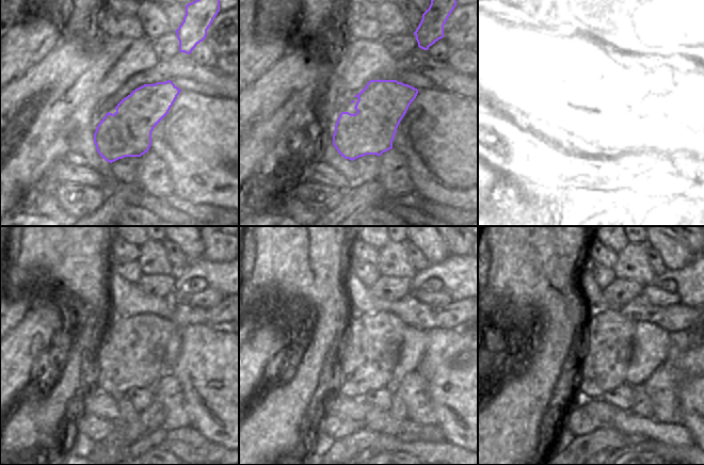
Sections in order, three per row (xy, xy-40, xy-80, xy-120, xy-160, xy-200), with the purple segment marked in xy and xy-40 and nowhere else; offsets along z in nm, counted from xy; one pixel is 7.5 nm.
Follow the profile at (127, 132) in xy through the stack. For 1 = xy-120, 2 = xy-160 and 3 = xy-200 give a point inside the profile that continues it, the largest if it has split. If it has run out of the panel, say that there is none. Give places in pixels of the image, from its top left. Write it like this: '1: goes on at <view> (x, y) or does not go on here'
1: goes on at xy-120 (138, 363)
2: goes on at xy-160 (370, 367)
3: goes on at xy-200 (602, 372)

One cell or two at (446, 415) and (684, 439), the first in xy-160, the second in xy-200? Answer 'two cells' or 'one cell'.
two cells

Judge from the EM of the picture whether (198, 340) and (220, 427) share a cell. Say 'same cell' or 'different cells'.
same cell

